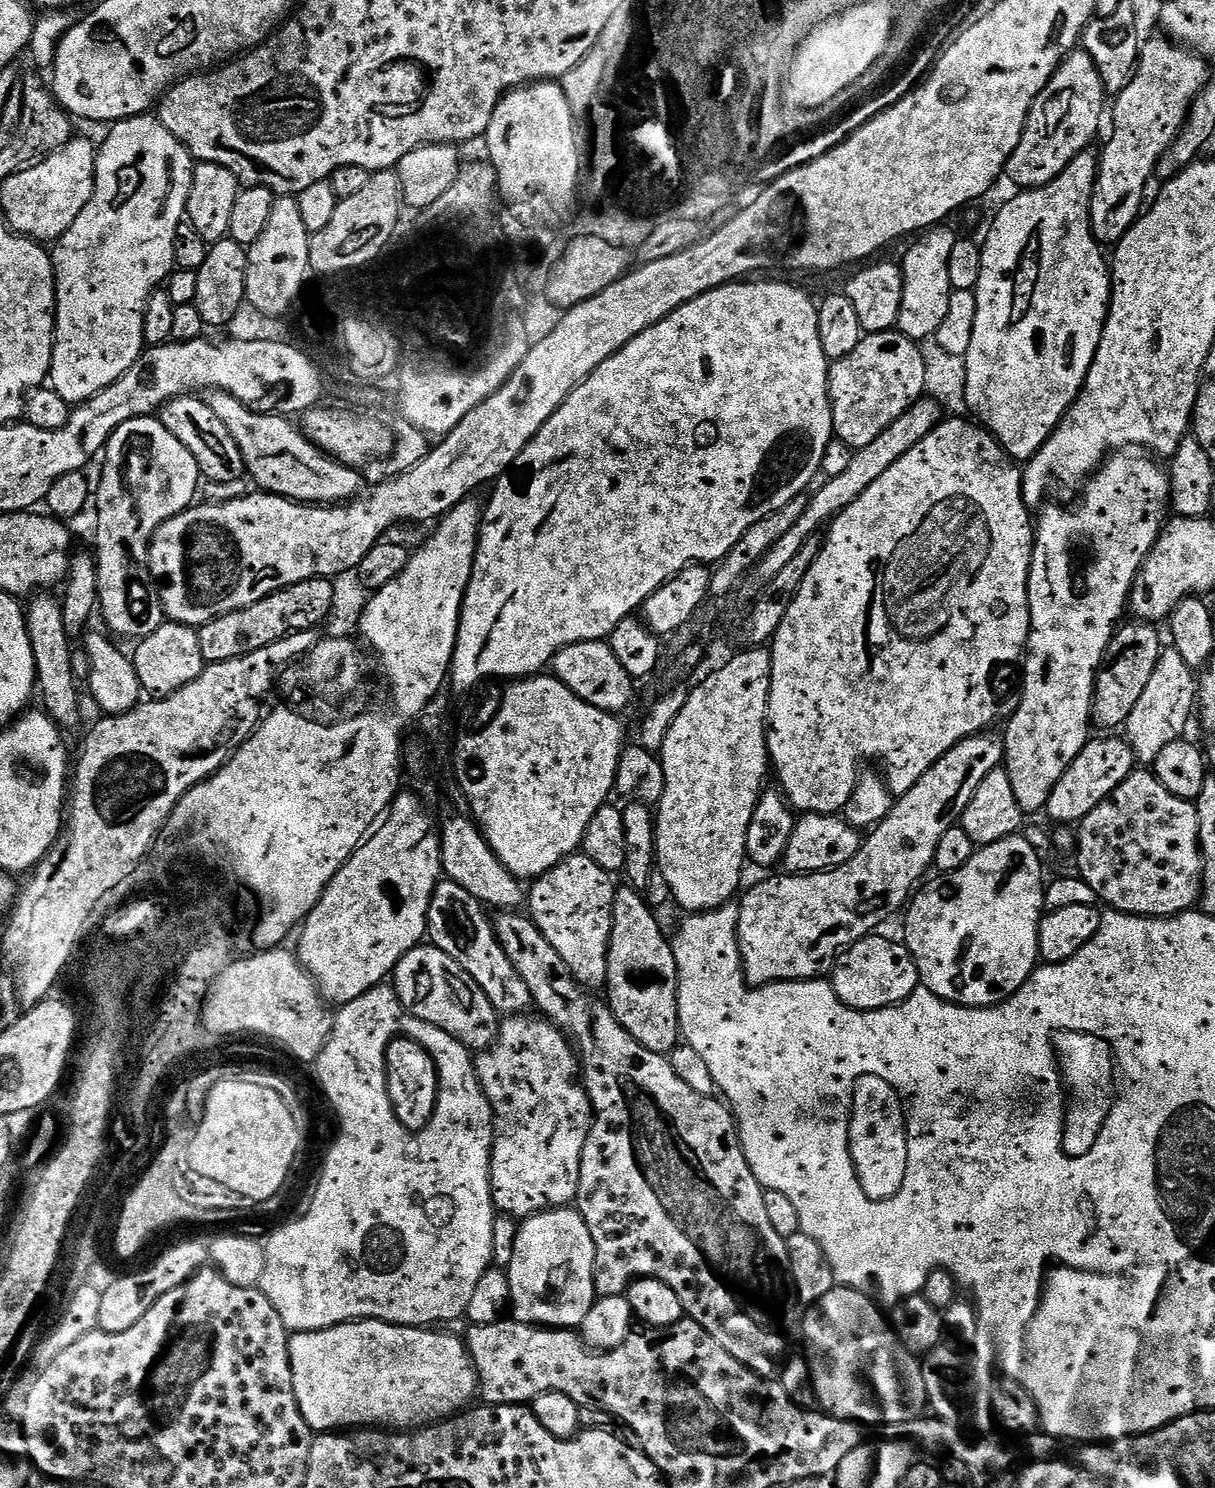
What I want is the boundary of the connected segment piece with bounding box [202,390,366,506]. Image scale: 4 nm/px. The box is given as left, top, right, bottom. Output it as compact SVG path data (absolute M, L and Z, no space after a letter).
M208 390L202 398L206 406L210 406L210 410L222 418L234 442L238 442L247 475L252 475L251 483L256 483L255 487L259 491L285 496L287 500L302 504L332 506L359 496L365 487L366 481L361 469L346 466L316 444L311 444L303 431L288 421L291 419L287 415L271 416L268 412L260 412L264 410L253 410L229 392Z

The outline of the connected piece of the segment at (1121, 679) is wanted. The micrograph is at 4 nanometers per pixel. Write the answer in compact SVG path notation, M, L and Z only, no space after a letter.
M1131 623L1117 627L1116 635L1108 646L1107 657L1096 674L1096 703L1092 706L1092 719L1104 730L1120 730L1127 725L1130 710L1134 710L1138 698L1142 698L1142 690L1146 690L1150 683L1150 674L1154 674L1154 666L1158 666L1162 651L1160 632L1156 629L1159 627L1155 623Z

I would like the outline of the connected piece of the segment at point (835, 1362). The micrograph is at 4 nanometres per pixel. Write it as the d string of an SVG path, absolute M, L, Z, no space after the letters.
M837 1286L804 1316L804 1348L812 1375L814 1400L830 1416L856 1420L865 1426L906 1424L925 1411L928 1395L921 1361L904 1347L892 1328L889 1317L879 1312L877 1301L853 1288Z

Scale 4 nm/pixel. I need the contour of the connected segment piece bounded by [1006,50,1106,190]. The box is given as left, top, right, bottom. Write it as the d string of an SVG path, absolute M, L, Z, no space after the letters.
M1083 50L1069 52L1060 69L1048 79L1048 85L1038 94L1038 98L1034 98L1022 138L1014 154L1010 154L1008 159L1007 176L1017 183L1020 190L1041 188L1054 182L1054 178L1058 178L1058 174L1062 174L1062 170L1066 170L1070 162L1074 162L1078 153L1085 151L1091 145L1088 143L1095 138L1096 131L1100 128L1104 99L1106 99L1104 83L1094 66L1094 58L1090 58L1090 54Z

